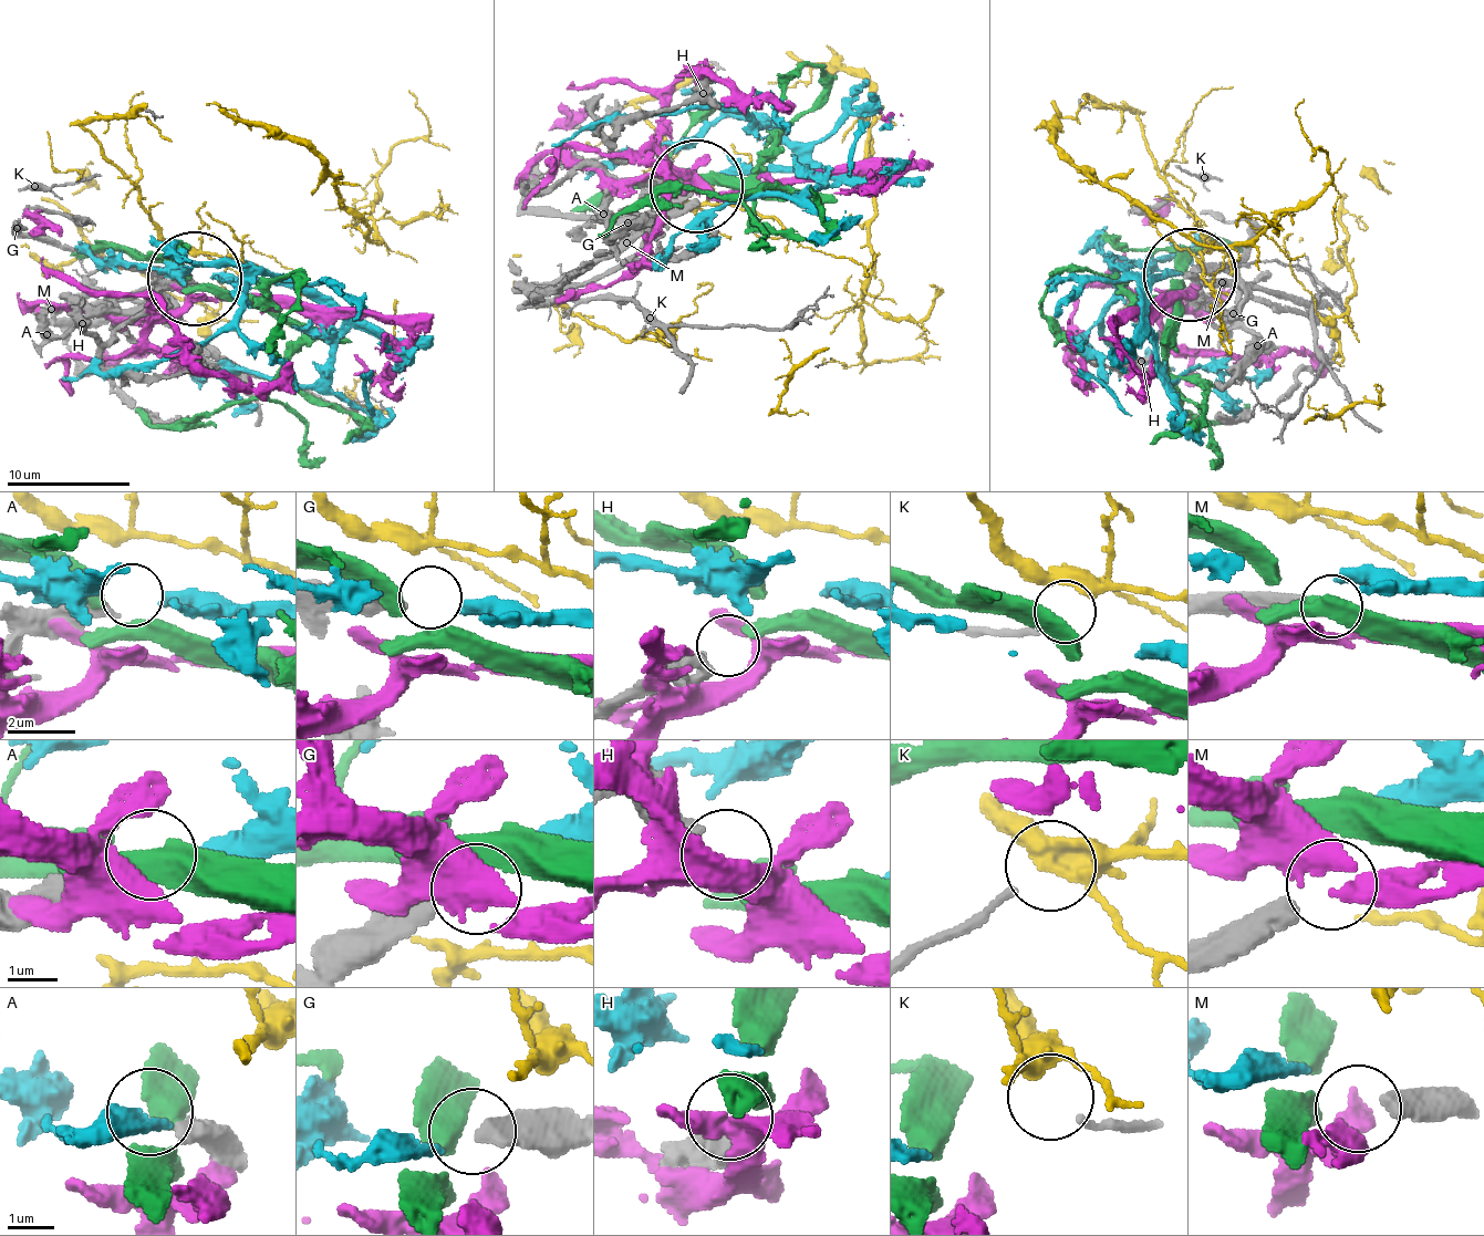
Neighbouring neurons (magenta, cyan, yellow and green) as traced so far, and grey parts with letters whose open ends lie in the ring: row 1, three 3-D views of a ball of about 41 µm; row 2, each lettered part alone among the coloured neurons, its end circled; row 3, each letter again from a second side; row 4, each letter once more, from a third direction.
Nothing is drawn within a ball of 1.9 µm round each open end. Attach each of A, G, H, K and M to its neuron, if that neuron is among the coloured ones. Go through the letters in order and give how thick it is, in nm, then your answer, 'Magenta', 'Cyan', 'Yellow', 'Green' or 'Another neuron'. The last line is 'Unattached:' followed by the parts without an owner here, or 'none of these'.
A: Thickness 360 nm. Another neuron
G: Thickness 440 nm. Cyan
H: Thickness 500 nm. Green
K: Thickness 140 nm. Another neuron
M: Thickness 460 nm. Magenta
Unattached: A, K

